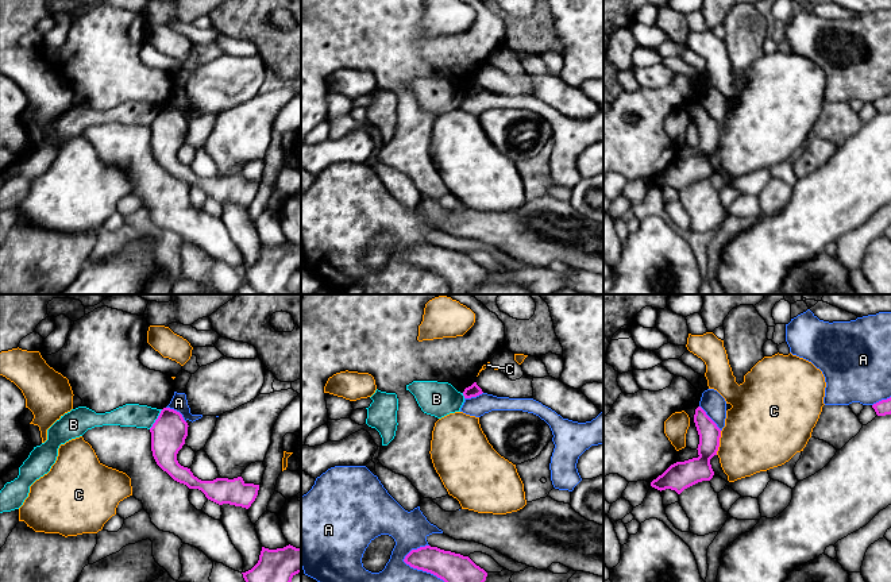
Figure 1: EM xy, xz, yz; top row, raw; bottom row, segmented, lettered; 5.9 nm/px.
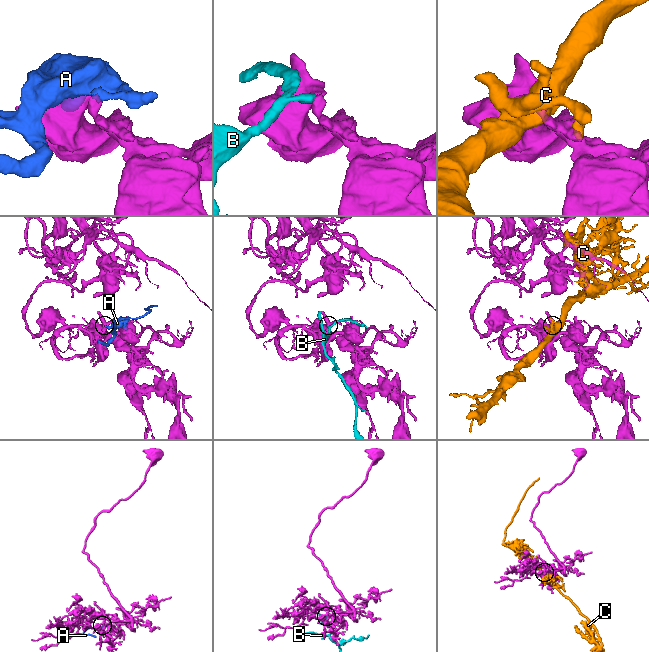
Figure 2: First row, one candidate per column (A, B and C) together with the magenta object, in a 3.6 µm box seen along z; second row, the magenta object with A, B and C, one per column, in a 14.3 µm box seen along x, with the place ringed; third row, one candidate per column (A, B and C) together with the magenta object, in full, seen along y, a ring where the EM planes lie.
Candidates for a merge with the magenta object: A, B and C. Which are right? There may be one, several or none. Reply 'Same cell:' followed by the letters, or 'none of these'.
Same cell: none of these

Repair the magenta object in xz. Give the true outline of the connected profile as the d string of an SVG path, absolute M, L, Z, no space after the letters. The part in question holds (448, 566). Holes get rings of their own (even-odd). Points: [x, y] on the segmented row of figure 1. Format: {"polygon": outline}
{"polygon": "M431 546L412 550L404 562L413 568L431 573L444 582L485 582L487 577L487 573L468 556Z"}

